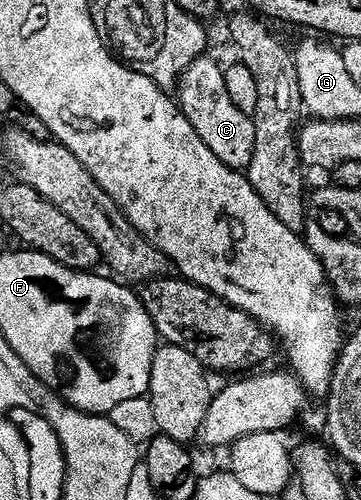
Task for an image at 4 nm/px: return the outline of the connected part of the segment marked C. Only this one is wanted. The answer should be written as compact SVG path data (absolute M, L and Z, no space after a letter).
M211 56L194 60L190 68L184 73L178 87L178 105L180 111L190 120L194 132L202 136L202 144L222 160L222 164L231 170L247 171L250 160L254 160L256 147L256 123L254 118L246 115L230 100L226 90L225 67L219 66Z

